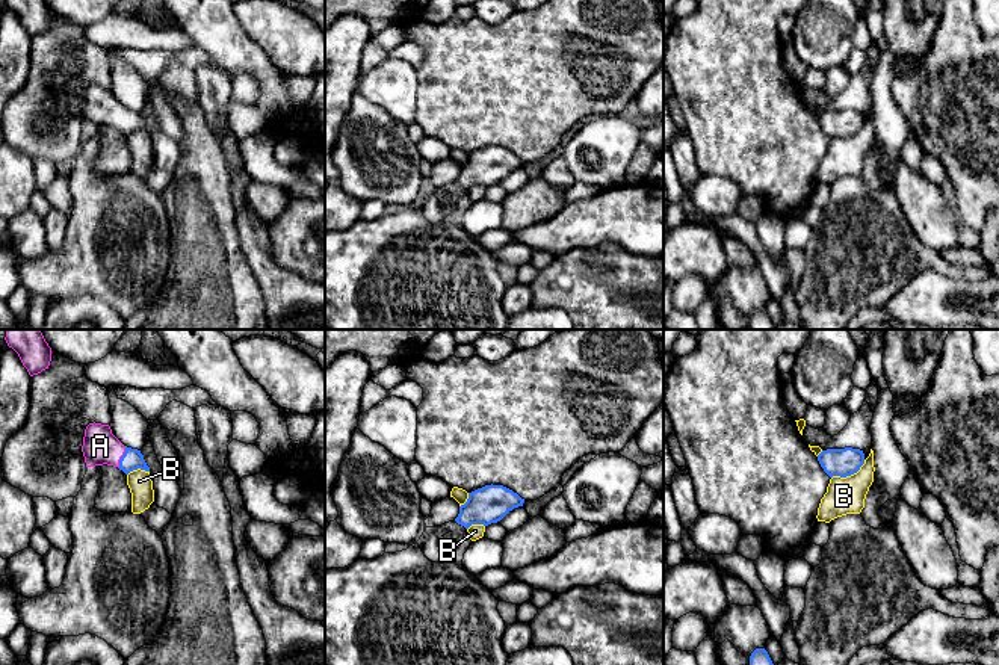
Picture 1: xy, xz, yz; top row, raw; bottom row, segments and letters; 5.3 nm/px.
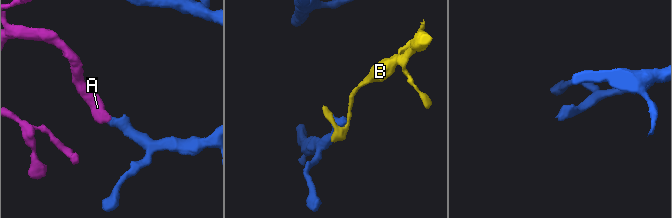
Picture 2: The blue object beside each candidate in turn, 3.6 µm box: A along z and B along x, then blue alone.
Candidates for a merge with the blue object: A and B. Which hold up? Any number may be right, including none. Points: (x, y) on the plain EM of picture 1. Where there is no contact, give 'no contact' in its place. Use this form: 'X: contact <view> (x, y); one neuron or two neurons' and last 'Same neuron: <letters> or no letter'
A: contact xy (121, 118); one neuron
B: contact yz (850, 136); two neurons
Same neuron: A

